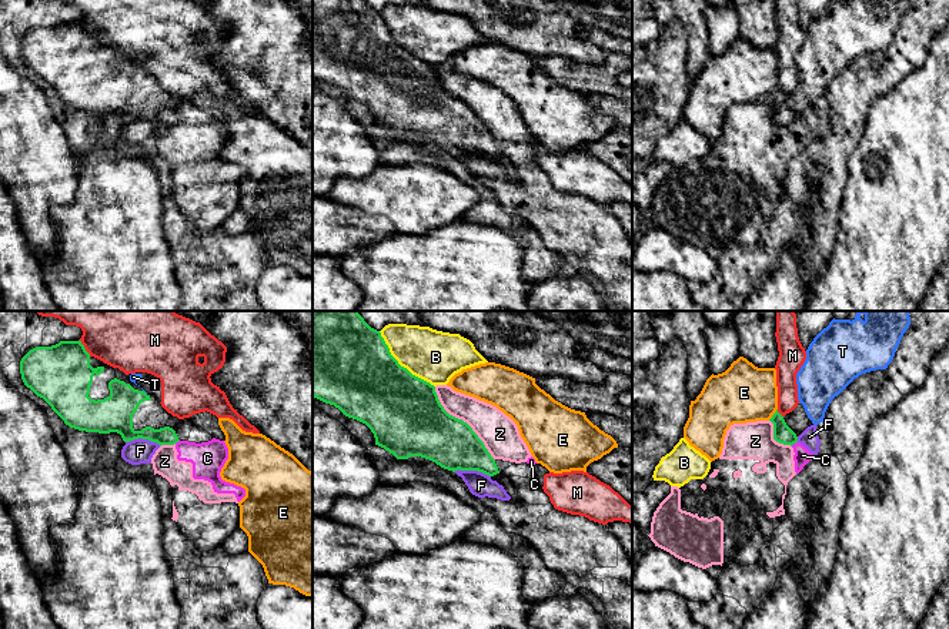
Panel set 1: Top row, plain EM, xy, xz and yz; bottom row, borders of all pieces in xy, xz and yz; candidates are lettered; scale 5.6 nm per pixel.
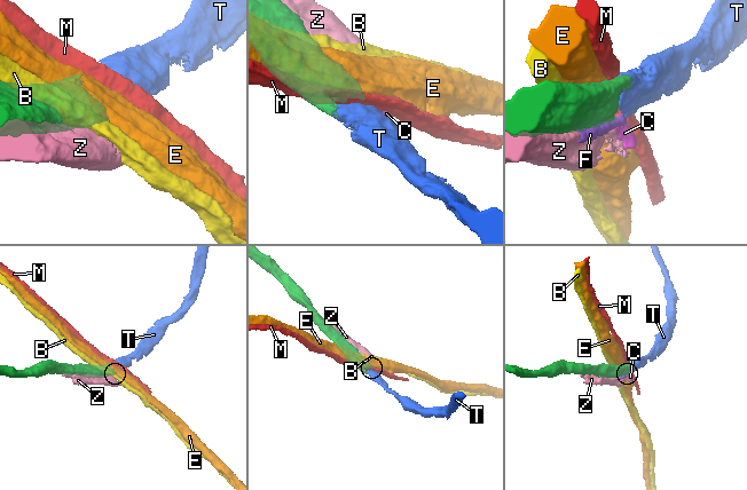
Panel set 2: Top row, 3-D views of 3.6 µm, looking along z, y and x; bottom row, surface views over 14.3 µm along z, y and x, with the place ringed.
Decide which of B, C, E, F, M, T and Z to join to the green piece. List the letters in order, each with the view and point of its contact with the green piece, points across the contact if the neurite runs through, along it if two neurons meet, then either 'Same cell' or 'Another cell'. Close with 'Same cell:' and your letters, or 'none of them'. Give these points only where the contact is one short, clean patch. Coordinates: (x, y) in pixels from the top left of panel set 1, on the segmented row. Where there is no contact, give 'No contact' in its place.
B: Touches green at xz (400, 365). Another cell
C: Touches green at yz (794, 442). Boundary: yz (797, 441), (791, 445). Another cell
E: Touches green at yz (774, 414). Another cell
F: Touches green at xz (473, 469). Another cell
M: Touches green at xy (84, 348). Another cell
T: Touches green at xy (144, 392). Same cell
Z: Touches green at xz (461, 420). Another cell
Same cell: T

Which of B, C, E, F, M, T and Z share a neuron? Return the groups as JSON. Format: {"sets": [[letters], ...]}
{"sets": [["B"], ["C", "F", "Z"], ["E"], ["M"], ["T"]]}

